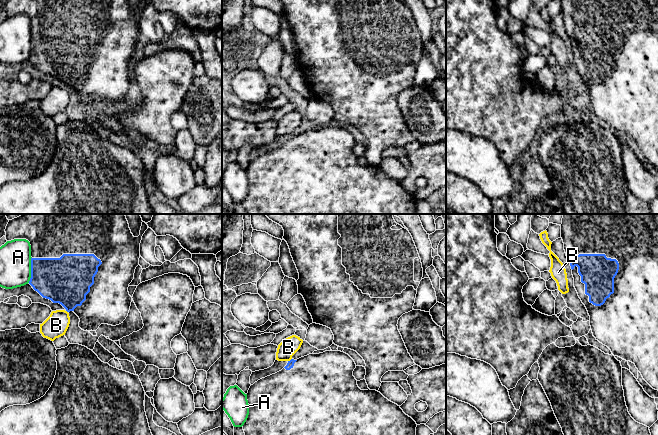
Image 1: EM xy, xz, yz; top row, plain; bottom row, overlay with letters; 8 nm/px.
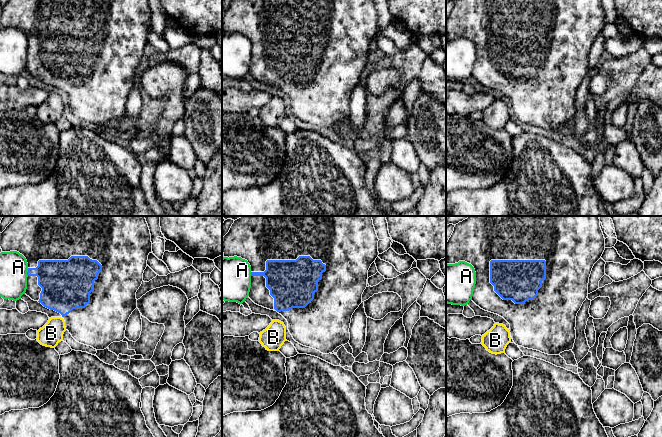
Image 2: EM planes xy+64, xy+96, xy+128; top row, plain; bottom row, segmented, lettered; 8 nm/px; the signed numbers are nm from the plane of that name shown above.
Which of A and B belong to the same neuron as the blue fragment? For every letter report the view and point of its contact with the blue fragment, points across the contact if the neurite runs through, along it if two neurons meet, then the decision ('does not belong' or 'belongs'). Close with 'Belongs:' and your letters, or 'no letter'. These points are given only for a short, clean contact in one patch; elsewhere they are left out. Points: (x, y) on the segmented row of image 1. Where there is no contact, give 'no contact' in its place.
A: meets blue in xy at (31, 270); border along xy (31, 257), (31, 277), (28, 282); does not belong
B: meets blue in xz at (290, 360); border along xz (291, 358), (288, 361); does not belong
Belongs: no letter

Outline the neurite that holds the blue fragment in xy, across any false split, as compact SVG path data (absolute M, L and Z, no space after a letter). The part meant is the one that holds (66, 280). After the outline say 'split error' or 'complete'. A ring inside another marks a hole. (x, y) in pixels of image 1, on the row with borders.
M22 214L9 220L6 240L26 239L31 245L31 278L29 284L43 298L73 311L84 331L96 331L101 324L119 325L128 316L132 297L128 287L139 265L140 243L148 225L142 222L140 235L134 237L125 214Z; split error

